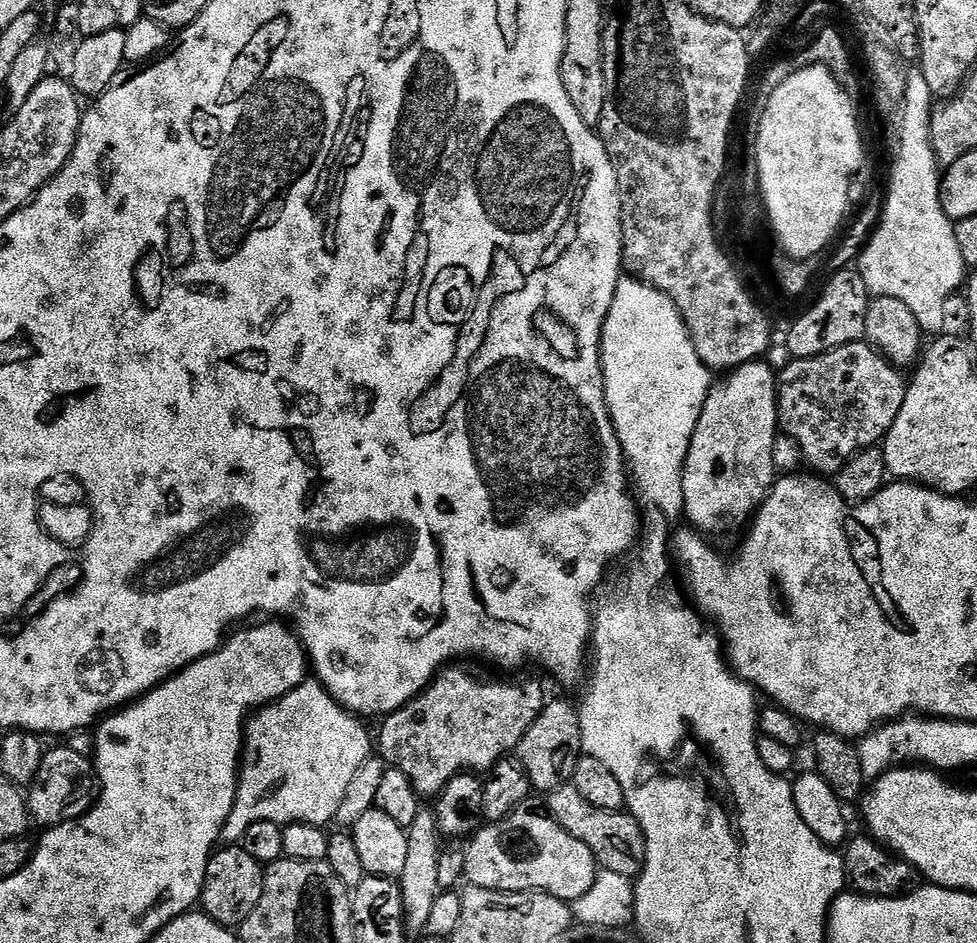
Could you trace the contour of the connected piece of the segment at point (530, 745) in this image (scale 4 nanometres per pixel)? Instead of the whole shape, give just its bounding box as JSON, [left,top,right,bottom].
[518,699,580,793]

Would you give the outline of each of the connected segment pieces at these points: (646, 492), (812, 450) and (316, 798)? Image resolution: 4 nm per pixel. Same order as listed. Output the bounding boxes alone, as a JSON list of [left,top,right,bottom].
[[600,291,713,508],[778,343,906,475],[223,678,374,842]]

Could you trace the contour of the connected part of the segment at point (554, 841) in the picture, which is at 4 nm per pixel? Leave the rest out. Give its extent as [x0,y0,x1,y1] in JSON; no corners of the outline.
[462,800,598,902]

